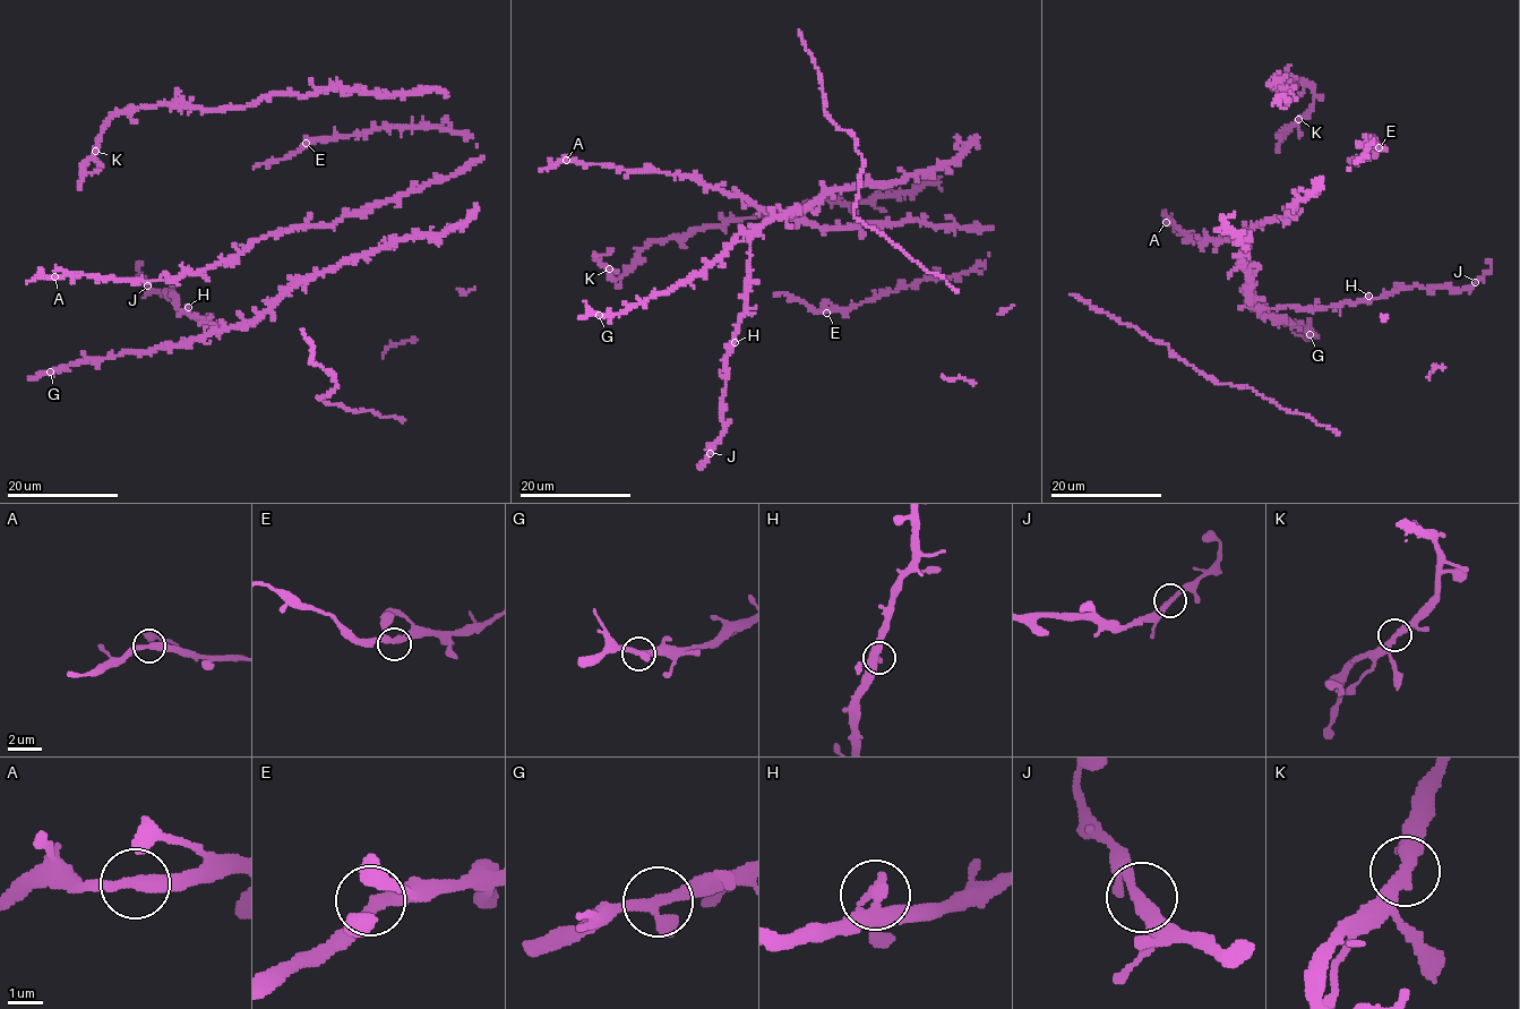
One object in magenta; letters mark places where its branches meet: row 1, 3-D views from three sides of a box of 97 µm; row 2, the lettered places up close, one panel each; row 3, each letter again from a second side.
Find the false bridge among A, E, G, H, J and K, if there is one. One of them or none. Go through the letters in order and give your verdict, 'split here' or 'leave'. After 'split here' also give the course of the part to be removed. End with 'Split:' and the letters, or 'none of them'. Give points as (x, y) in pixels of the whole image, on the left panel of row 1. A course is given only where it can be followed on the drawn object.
A: leave
E: leave
G: leave
H: leave
J: leave
K: leave
Split: none of them

